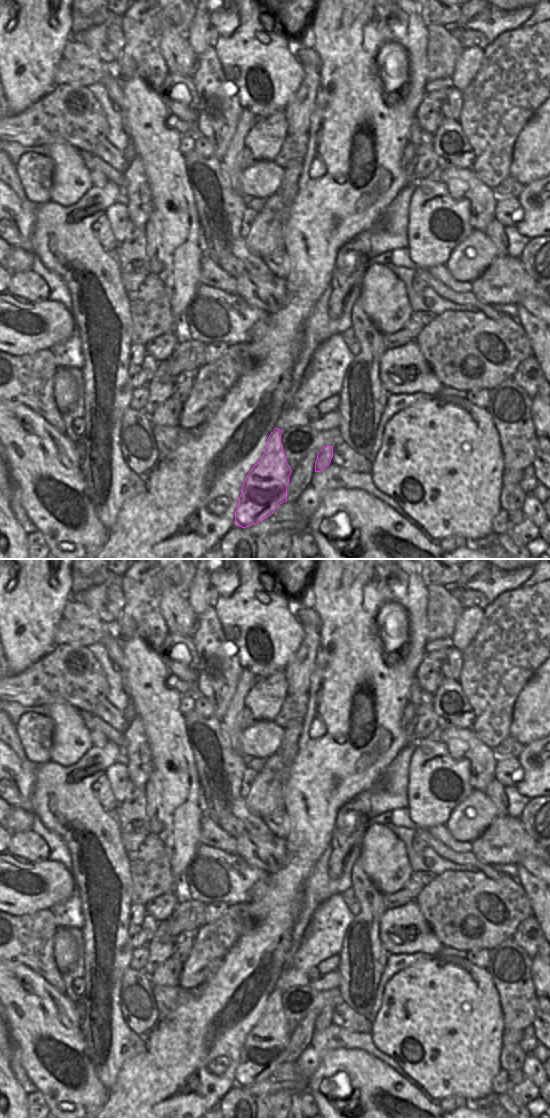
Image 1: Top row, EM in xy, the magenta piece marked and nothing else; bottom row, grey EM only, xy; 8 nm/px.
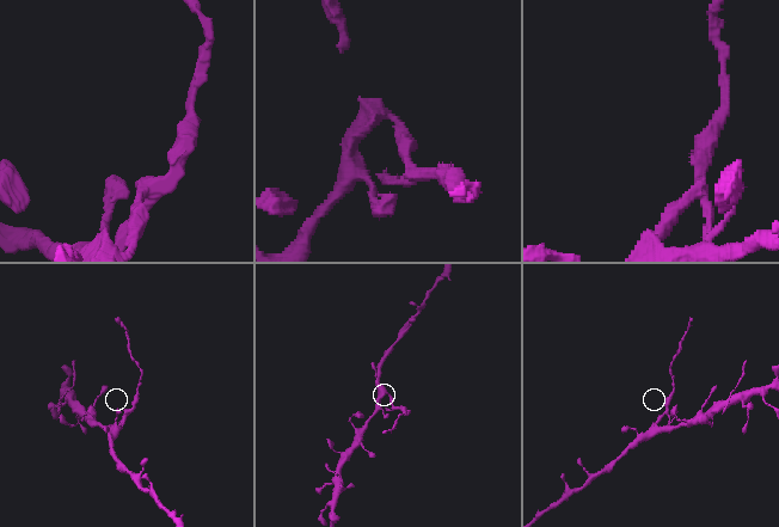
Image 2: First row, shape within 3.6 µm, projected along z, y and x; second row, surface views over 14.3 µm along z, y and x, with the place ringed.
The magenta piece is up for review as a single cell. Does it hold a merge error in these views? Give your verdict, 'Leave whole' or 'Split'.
Split

